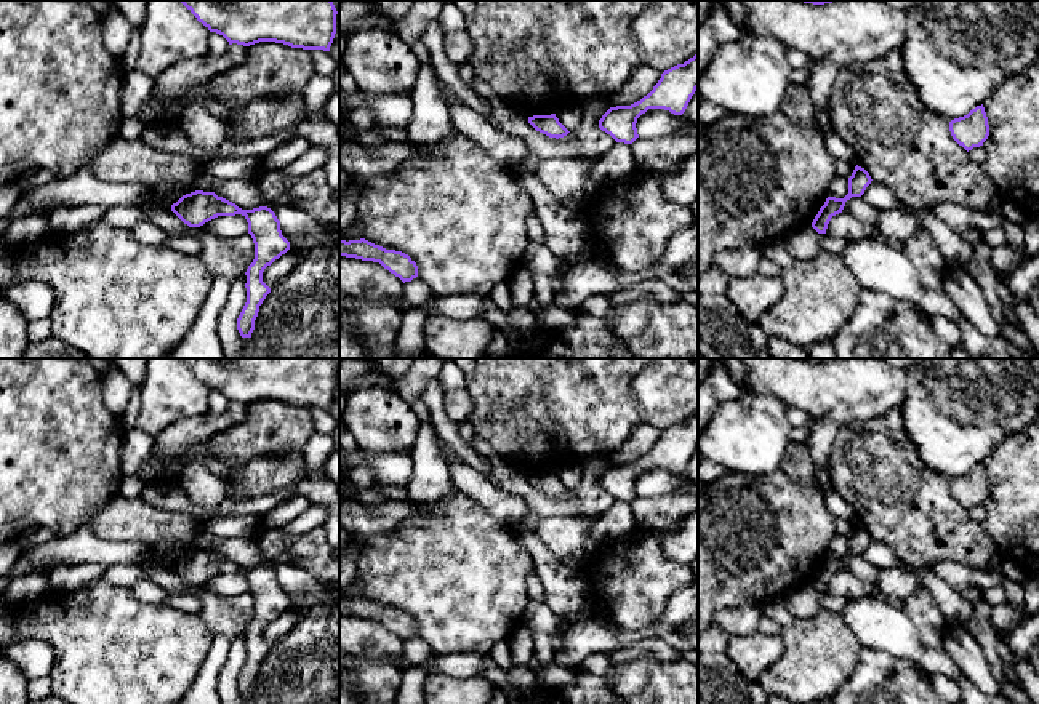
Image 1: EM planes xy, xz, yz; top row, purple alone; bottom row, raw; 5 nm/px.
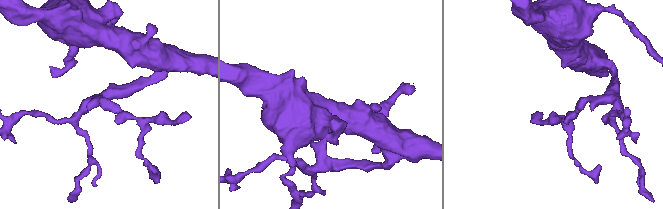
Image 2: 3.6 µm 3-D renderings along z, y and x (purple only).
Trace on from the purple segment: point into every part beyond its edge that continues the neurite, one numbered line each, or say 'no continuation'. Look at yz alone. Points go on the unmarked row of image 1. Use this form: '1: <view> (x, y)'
no continuation

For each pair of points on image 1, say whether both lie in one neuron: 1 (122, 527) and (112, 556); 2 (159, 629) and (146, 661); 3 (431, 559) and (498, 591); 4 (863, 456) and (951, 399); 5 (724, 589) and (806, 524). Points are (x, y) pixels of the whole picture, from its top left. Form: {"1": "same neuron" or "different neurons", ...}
{"1": "different neurons", "2": "same neuron", "3": "same neuron", "4": "different neurons", "5": "same neuron"}

